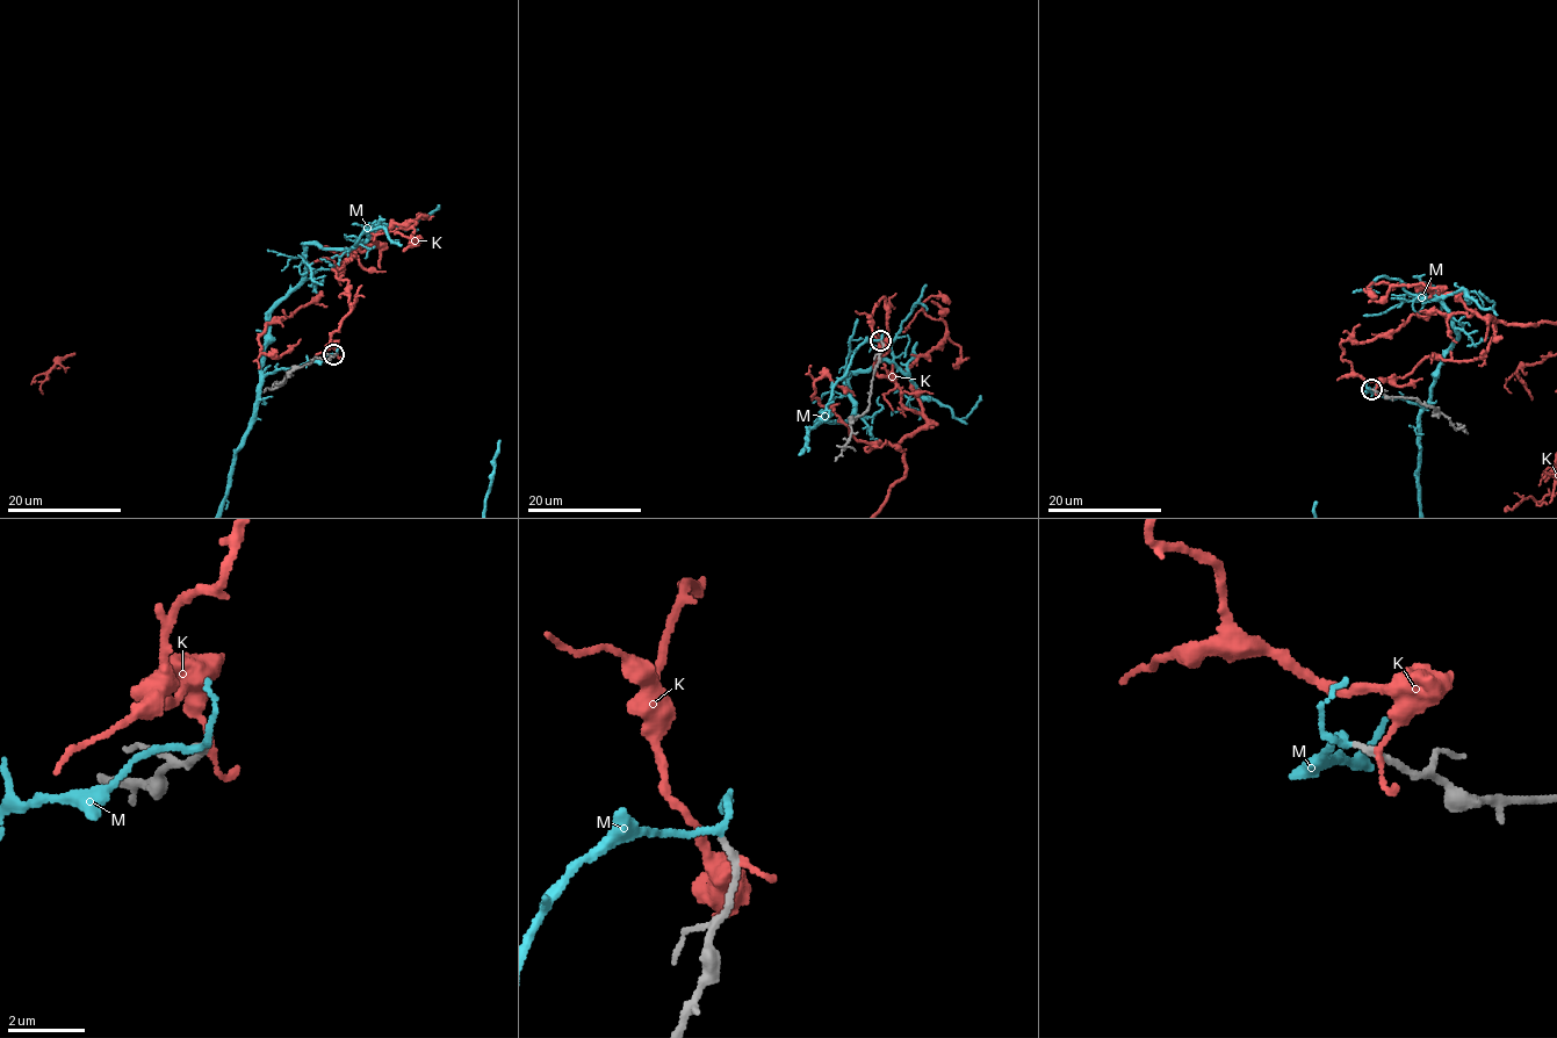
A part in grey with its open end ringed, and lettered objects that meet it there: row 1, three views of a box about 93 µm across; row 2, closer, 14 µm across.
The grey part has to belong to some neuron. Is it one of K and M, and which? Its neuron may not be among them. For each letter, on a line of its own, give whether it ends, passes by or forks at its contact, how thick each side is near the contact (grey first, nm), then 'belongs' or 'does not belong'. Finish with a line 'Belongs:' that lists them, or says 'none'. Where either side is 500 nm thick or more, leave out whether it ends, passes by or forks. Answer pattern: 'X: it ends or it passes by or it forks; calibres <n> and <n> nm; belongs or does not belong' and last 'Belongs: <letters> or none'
K: it passes by; calibres 200 and 120 nm; does not belong
M: it passes by; calibres 160 and 150 nm; belongs
Belongs: M

